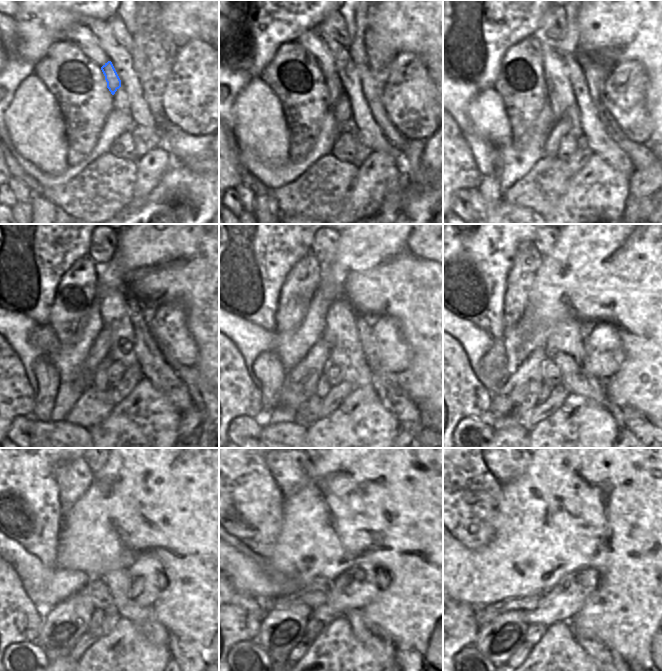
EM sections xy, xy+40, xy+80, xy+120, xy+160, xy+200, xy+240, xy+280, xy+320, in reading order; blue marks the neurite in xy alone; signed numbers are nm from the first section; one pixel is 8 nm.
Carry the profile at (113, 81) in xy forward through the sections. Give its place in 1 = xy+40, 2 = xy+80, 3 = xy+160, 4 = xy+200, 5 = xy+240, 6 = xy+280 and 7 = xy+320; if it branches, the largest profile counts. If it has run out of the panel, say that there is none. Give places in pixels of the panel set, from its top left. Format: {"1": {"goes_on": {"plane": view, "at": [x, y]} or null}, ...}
{"1": {"goes_on": {"plane": "xy+40", "at": [334, 84]}}, "2": {"goes_on": {"plane": "xy+80", "at": [561, 96]}}, "3": {"goes_on": {"plane": "xy+160", "at": [300, 383]}}, "4": {"goes_on": {"plane": "xy+200", "at": [518, 395]}}, "5": {"goes_on": {"plane": "xy+240", "at": [63, 624]}}, "6": {"goes_on": {"plane": "xy+280", "at": [281, 630]}}, "7": {"goes_on": {"plane": "xy+320", "at": [498, 640]}}}

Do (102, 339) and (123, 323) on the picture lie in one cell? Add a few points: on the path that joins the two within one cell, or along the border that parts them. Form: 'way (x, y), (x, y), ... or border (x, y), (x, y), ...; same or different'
border (103, 324), (110, 330), (110, 345), (107, 355); different

